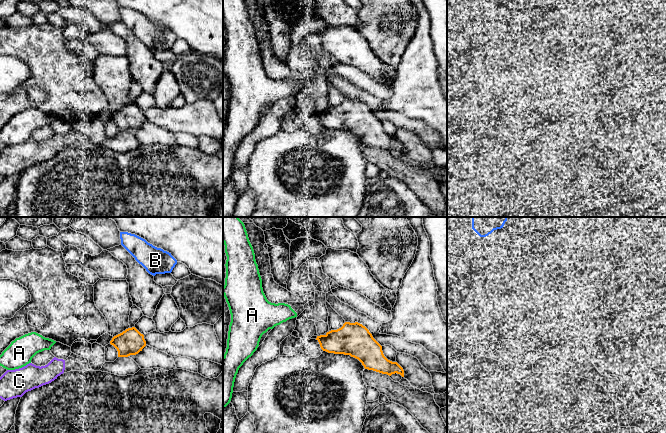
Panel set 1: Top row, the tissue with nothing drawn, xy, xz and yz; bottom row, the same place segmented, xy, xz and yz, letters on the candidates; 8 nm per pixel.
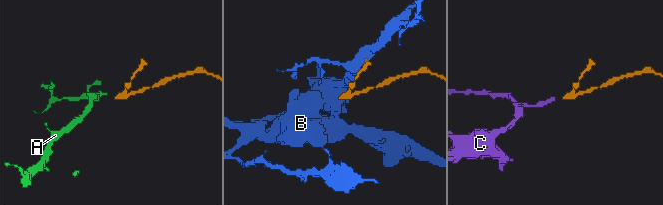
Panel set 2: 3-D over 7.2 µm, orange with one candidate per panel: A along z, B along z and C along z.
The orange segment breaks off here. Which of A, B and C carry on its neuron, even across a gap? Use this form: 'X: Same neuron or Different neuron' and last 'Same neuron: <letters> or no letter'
A: Different neuron
B: Different neuron
C: Same neuron
Same neuron: C

